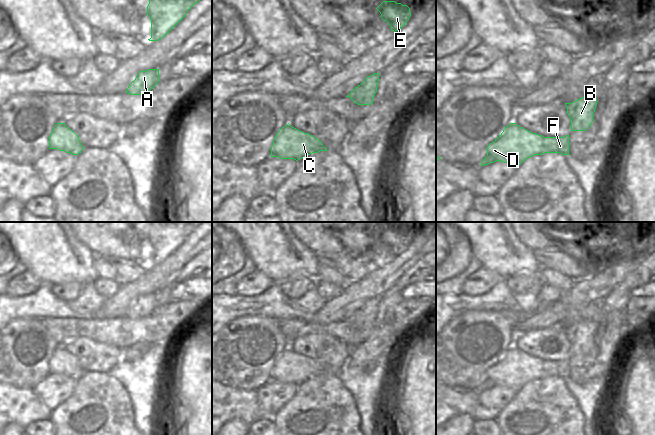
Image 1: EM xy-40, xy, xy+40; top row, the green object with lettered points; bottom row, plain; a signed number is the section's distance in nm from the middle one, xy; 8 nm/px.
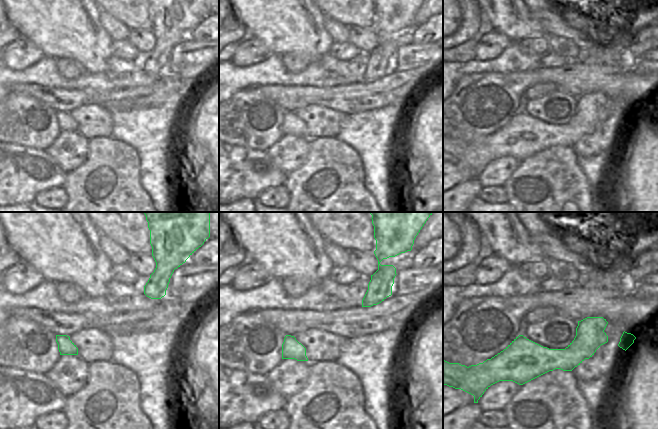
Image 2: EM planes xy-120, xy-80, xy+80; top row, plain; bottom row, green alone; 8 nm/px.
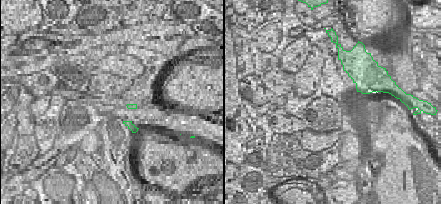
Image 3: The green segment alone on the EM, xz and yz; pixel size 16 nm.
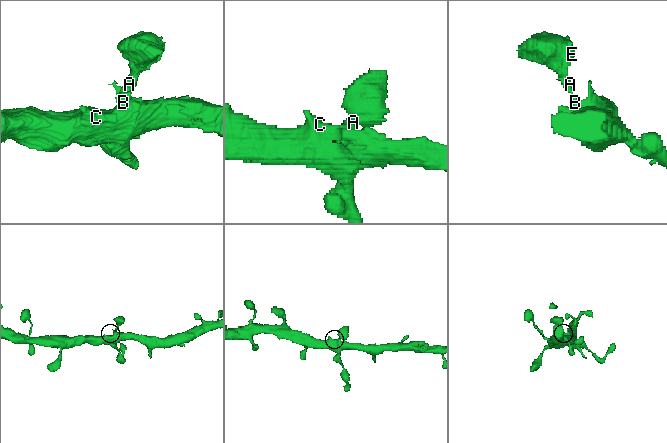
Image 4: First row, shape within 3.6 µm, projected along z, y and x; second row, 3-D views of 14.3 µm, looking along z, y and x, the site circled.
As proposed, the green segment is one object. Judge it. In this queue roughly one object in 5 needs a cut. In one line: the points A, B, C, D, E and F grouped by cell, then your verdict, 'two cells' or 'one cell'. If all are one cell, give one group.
groups A B C D E F; one cell

